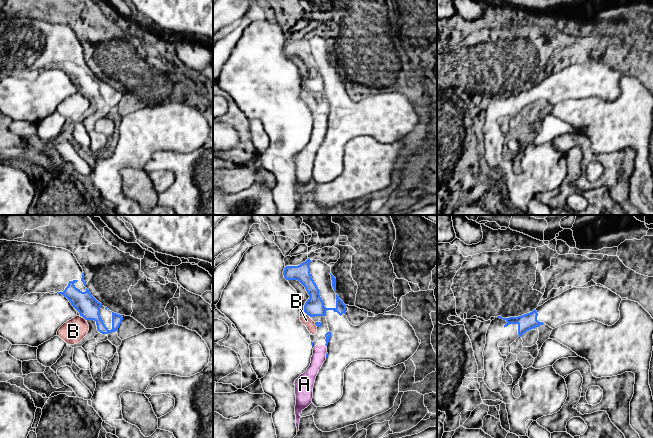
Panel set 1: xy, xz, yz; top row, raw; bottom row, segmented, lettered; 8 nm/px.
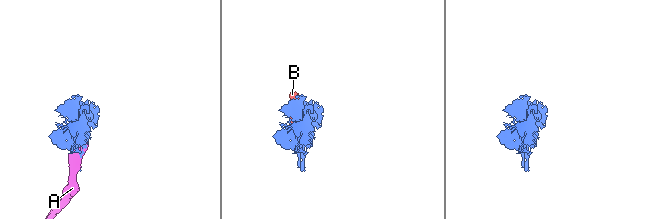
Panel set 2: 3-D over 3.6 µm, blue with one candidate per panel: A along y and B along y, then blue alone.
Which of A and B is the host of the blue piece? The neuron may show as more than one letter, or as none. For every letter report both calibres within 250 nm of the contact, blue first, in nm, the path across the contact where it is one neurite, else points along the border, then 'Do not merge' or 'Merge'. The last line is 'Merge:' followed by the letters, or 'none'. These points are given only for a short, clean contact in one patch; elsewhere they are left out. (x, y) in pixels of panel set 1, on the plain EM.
A: Thickness 20 nm (blue) against 120 nm. Do not merge
B: Thickness 180 nm (blue) against 190 nm. Boundary: xy (83, 93), (85, 96). Do not merge
Merge: none

